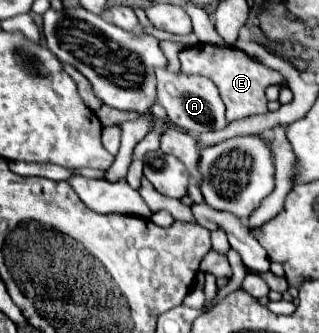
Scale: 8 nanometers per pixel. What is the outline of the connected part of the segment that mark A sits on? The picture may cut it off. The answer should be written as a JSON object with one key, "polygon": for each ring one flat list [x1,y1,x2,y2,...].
{"polygon":[[157,69,157,101,165,107,167,117,181,129,191,133,207,133,207,131,221,131,227,127,225,119,225,105,219,97,215,83,199,75,185,75,185,73,171,73,169,69]]}

